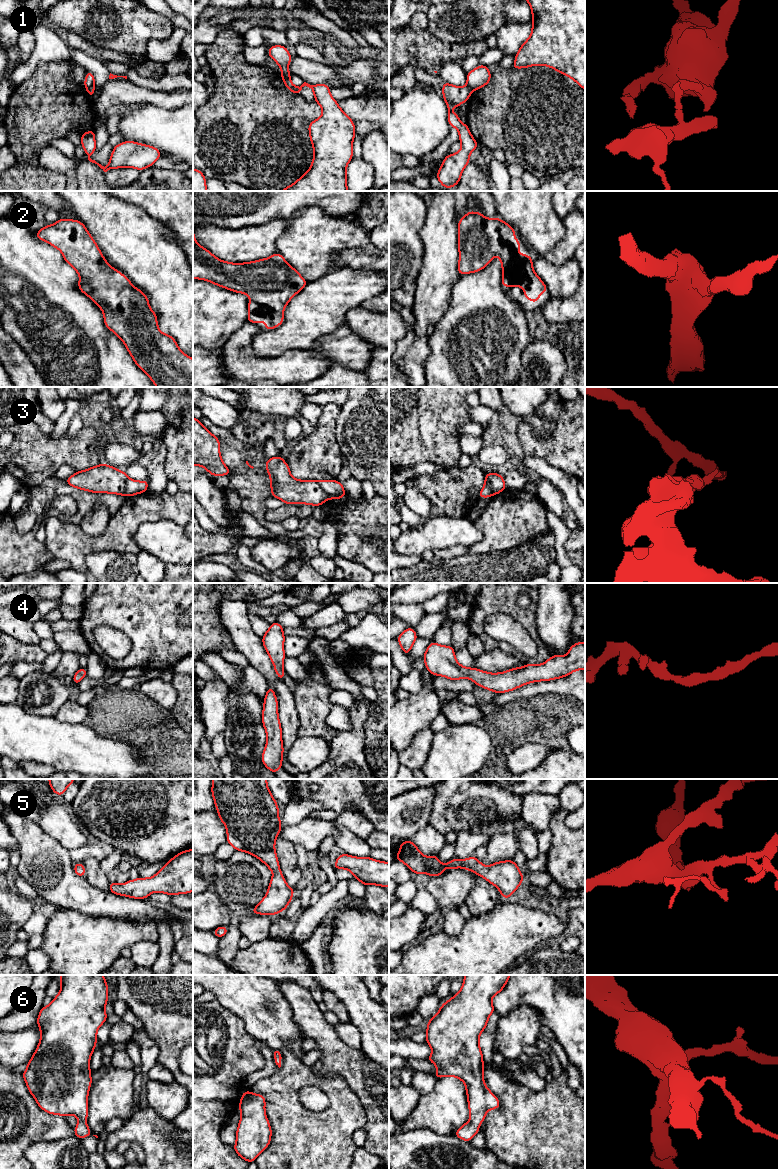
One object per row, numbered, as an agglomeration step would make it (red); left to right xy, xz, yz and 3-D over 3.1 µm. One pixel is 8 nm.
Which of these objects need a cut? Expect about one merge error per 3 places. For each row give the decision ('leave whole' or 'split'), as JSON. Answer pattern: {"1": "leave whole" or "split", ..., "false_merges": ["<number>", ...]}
{"1": "split", "2": "leave whole", "3": "split", "4": "leave whole", "5": "leave whole", "6": "leave whole", "false_merges": ["1", "3"]}

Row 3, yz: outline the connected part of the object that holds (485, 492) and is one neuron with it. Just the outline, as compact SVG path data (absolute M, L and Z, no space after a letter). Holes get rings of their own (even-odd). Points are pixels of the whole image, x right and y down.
M486 481L484 483L483 488L481 489L481 491L477 495L480 498L487 498L487 497L491 497L492 496L492 492L491 492L490 485L489 485L488 481Z

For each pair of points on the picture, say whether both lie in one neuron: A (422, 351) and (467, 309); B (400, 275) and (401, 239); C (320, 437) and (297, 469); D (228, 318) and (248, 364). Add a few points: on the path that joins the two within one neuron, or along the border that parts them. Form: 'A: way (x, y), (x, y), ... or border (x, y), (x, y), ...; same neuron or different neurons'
A: border (435, 323), (428, 337), (430, 354), (423, 368); different neurons
B: way (400, 266), (400, 248); same neuron
C: way (320, 445), (305, 461); same neuron
D: border (246, 320), (221, 347); different neurons

